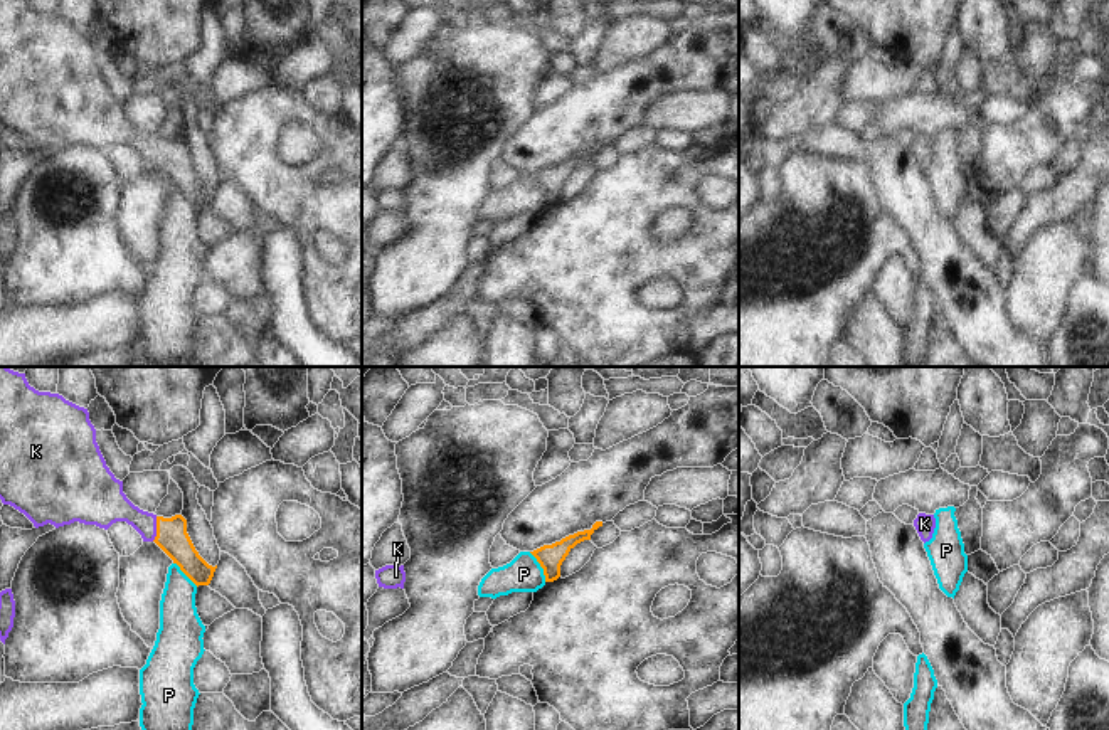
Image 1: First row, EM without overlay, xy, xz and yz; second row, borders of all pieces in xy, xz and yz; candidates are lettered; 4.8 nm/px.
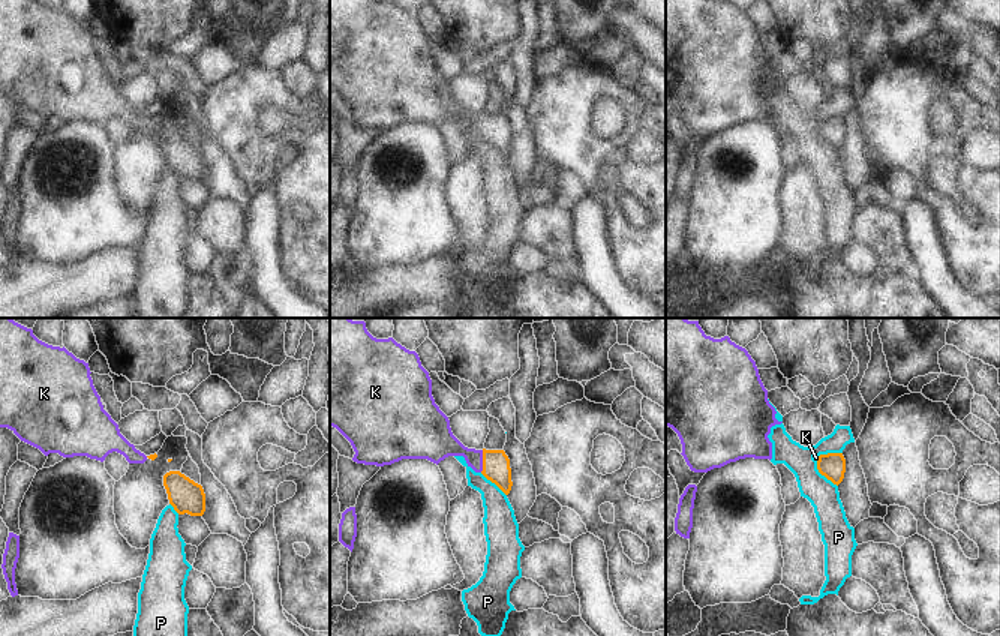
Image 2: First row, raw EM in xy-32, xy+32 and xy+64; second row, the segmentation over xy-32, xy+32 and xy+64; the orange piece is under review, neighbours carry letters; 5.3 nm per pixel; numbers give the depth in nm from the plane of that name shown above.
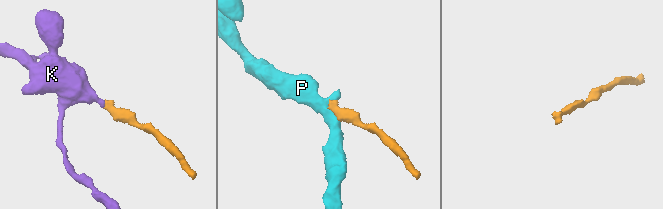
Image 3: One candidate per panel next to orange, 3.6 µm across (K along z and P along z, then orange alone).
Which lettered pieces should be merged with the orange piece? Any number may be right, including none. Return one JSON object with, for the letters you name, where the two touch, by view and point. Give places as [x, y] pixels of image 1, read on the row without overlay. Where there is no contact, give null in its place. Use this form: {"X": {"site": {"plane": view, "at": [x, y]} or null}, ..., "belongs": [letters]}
{"K": {"site": {"plane": "xy", "at": [157, 152]}}, "belongs": ["K"]}

